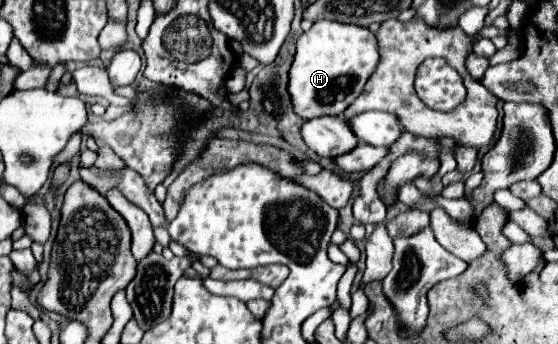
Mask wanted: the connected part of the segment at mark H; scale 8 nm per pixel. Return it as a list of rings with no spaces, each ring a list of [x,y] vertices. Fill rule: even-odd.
[[[318,20],[296,44],[296,58],[290,68],[290,96],[298,116],[310,120],[318,116],[342,114],[362,92],[380,62],[376,34],[354,24]]]

